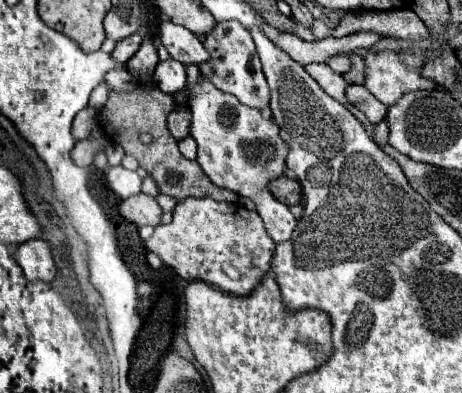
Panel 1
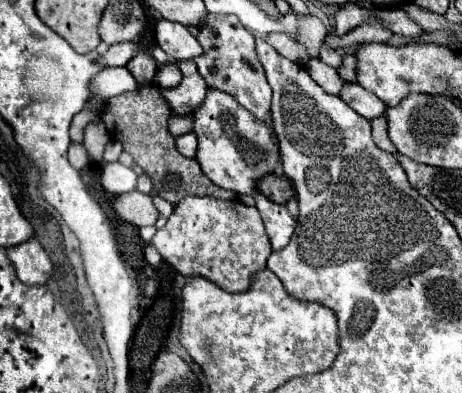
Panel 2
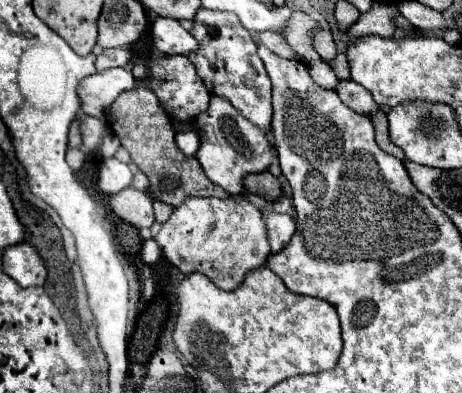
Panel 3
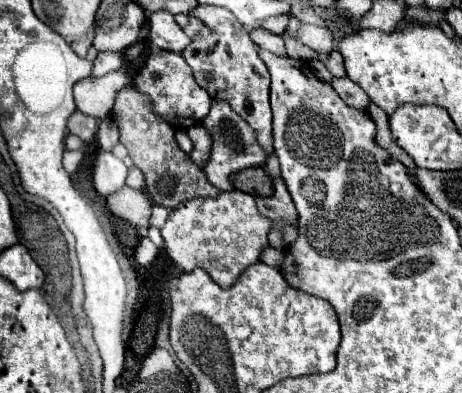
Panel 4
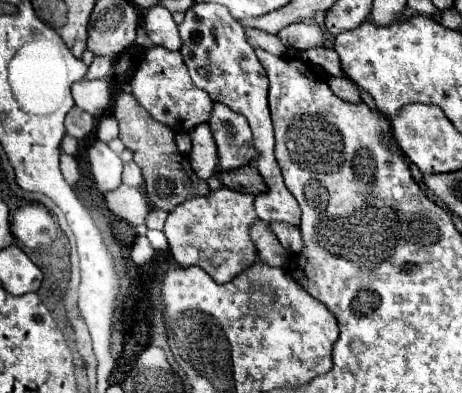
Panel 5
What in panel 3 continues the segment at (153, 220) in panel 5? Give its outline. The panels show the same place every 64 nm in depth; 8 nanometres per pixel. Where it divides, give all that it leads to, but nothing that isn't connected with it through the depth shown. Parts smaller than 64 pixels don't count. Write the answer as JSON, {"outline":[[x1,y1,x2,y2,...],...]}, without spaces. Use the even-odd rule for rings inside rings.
{"outline":[[154,200,154,214,156,214,156,220,158,222,166,222,172,214,172,206,160,202,160,200]]}

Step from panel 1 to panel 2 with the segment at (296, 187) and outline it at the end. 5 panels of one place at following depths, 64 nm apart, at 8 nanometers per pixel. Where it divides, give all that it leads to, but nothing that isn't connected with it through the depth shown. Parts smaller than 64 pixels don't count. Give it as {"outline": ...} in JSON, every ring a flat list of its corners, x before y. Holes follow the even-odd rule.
{"outline":[[276,174,264,176,264,178,258,182,258,190,260,190,264,196,268,196,270,200,278,202,278,204,284,204,284,202,288,202,290,198,294,198,292,182,290,182,286,176,276,176]]}

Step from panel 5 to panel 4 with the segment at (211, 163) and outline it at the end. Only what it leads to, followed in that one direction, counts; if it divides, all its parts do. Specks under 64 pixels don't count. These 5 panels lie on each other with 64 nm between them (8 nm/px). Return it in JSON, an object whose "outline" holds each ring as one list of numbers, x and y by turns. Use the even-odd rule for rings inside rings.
{"outline":[[194,124,186,132,194,142,194,152,190,154,190,158,196,160,196,164,203,169,210,153,210,136,208,136,208,132,202,130,202,124]]}

